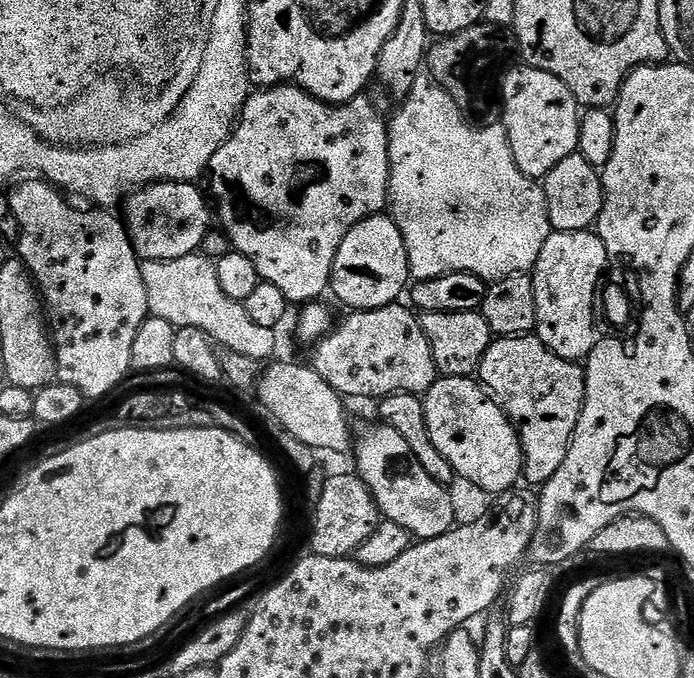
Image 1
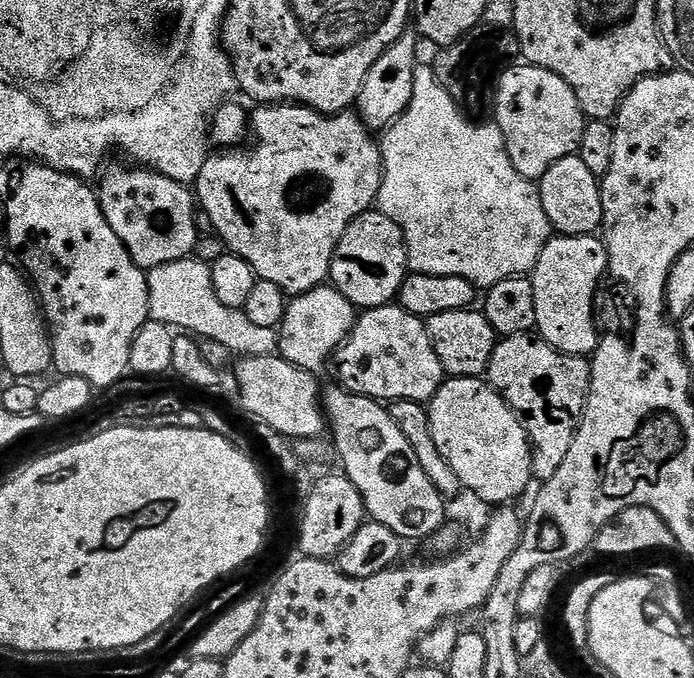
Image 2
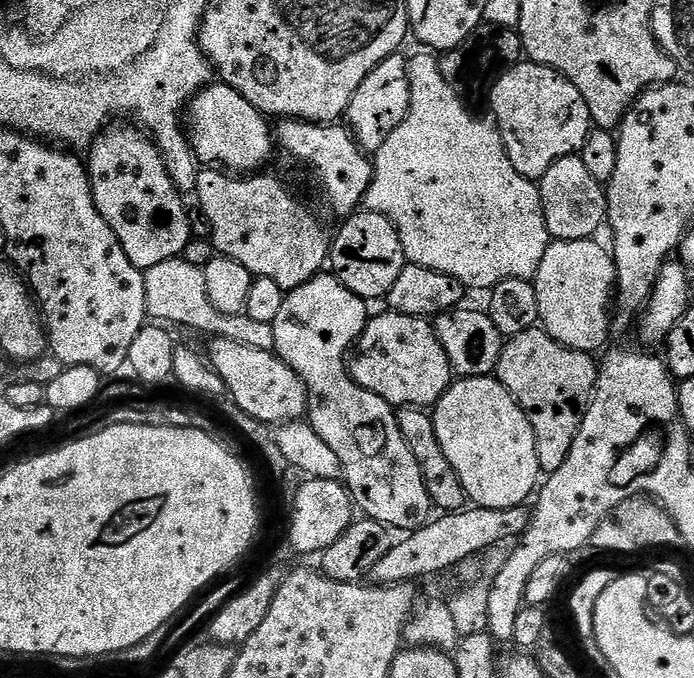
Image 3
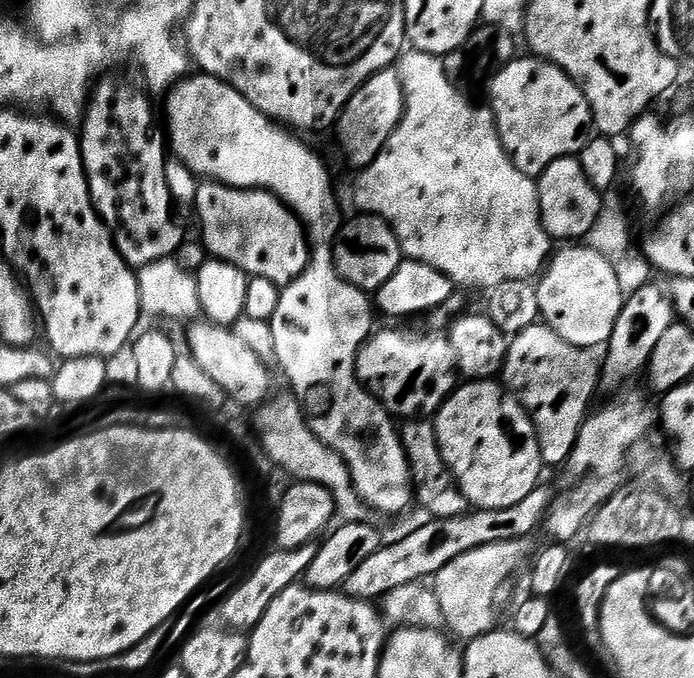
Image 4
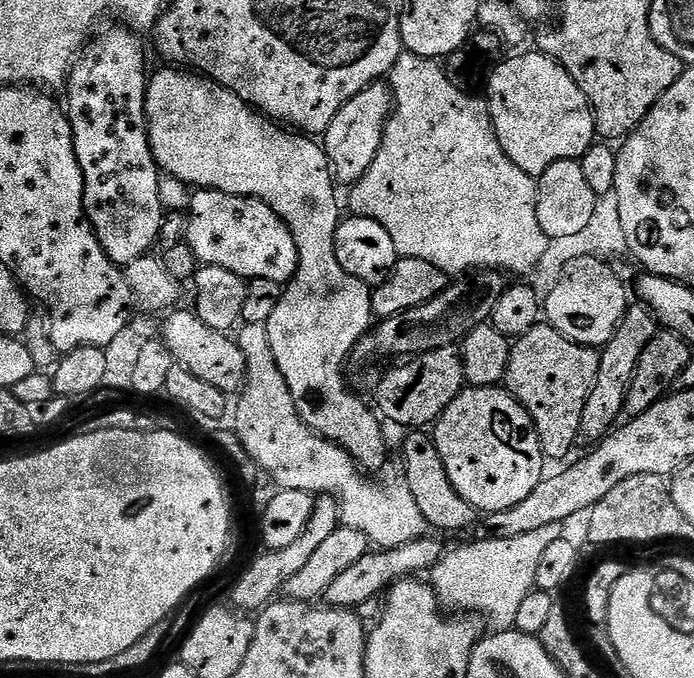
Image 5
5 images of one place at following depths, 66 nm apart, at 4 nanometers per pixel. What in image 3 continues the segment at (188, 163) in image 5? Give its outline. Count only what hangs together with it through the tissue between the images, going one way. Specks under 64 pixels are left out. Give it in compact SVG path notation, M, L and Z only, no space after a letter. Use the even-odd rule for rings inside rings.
M213 82L190 101L186 131L197 160L204 166L223 166L236 174L252 174L272 156L274 132L269 121L228 84ZM318 275L285 295L282 311L271 324L276 342L274 351L291 366L298 378L302 378L308 389L307 423L318 434L318 438L322 438L322 442L326 442L326 446L338 454L342 480L352 493L355 507L359 511L361 508L364 511L361 513L367 519L377 520L389 530L401 528L401 533L407 534L428 523L434 505L424 485L418 458L410 454L410 446L406 446L406 438L402 438L402 430L396 421L397 409L378 398L378 394L359 388L351 378L345 357L368 325L368 308L369 305L361 296L346 290L344 283L335 275Z

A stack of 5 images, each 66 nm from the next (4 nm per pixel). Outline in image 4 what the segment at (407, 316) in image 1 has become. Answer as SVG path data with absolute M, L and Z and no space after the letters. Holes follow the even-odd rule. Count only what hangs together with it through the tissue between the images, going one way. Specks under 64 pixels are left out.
M396 328L373 331L356 356L356 377L393 417L432 418L458 387L454 346L447 335L407 336Z

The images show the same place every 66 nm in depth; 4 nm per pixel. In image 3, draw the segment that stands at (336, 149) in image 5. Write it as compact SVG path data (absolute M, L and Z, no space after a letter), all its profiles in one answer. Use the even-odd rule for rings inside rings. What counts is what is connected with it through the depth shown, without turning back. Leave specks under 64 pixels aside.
M397 54L386 58L358 86L354 98L350 98L350 106L346 113L346 124L356 139L356 143L364 149L365 153L375 154L402 126L406 114L410 110L410 82L408 81L408 60L403 55Z

